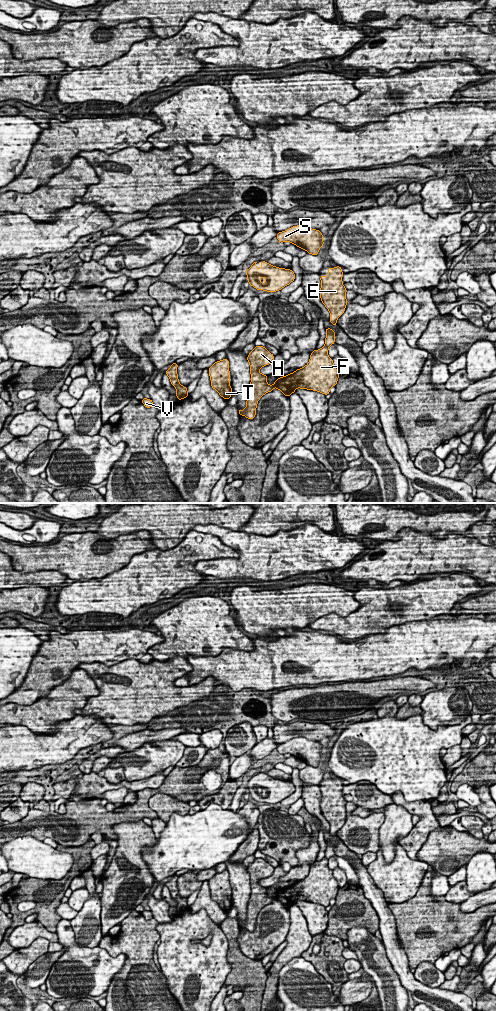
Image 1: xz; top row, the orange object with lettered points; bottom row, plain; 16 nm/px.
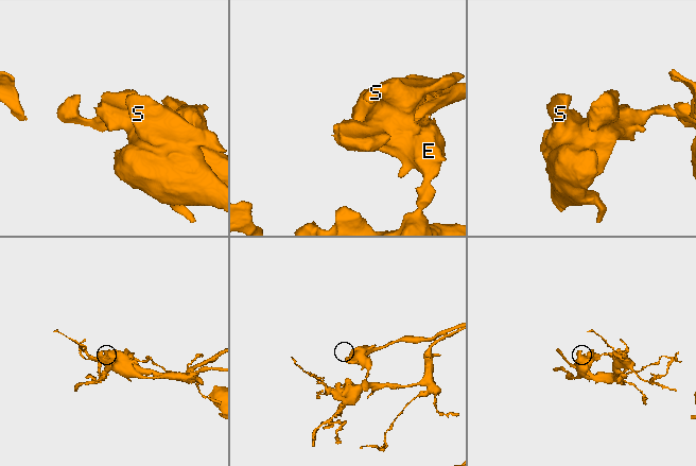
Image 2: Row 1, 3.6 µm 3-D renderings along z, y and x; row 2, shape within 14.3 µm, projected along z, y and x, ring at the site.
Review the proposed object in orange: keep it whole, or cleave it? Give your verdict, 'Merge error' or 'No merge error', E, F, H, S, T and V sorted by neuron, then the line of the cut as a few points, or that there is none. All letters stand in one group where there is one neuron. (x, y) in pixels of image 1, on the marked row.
Merge error. Groups: E S / F H T V. Split along xz (325, 344), (328, 347)

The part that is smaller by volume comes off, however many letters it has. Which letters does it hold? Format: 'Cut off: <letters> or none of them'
Cut off: F, H, T, V

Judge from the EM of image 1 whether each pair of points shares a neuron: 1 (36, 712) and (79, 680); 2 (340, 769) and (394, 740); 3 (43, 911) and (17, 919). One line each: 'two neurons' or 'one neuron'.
1: one neuron
2: one neuron
3: one neuron

